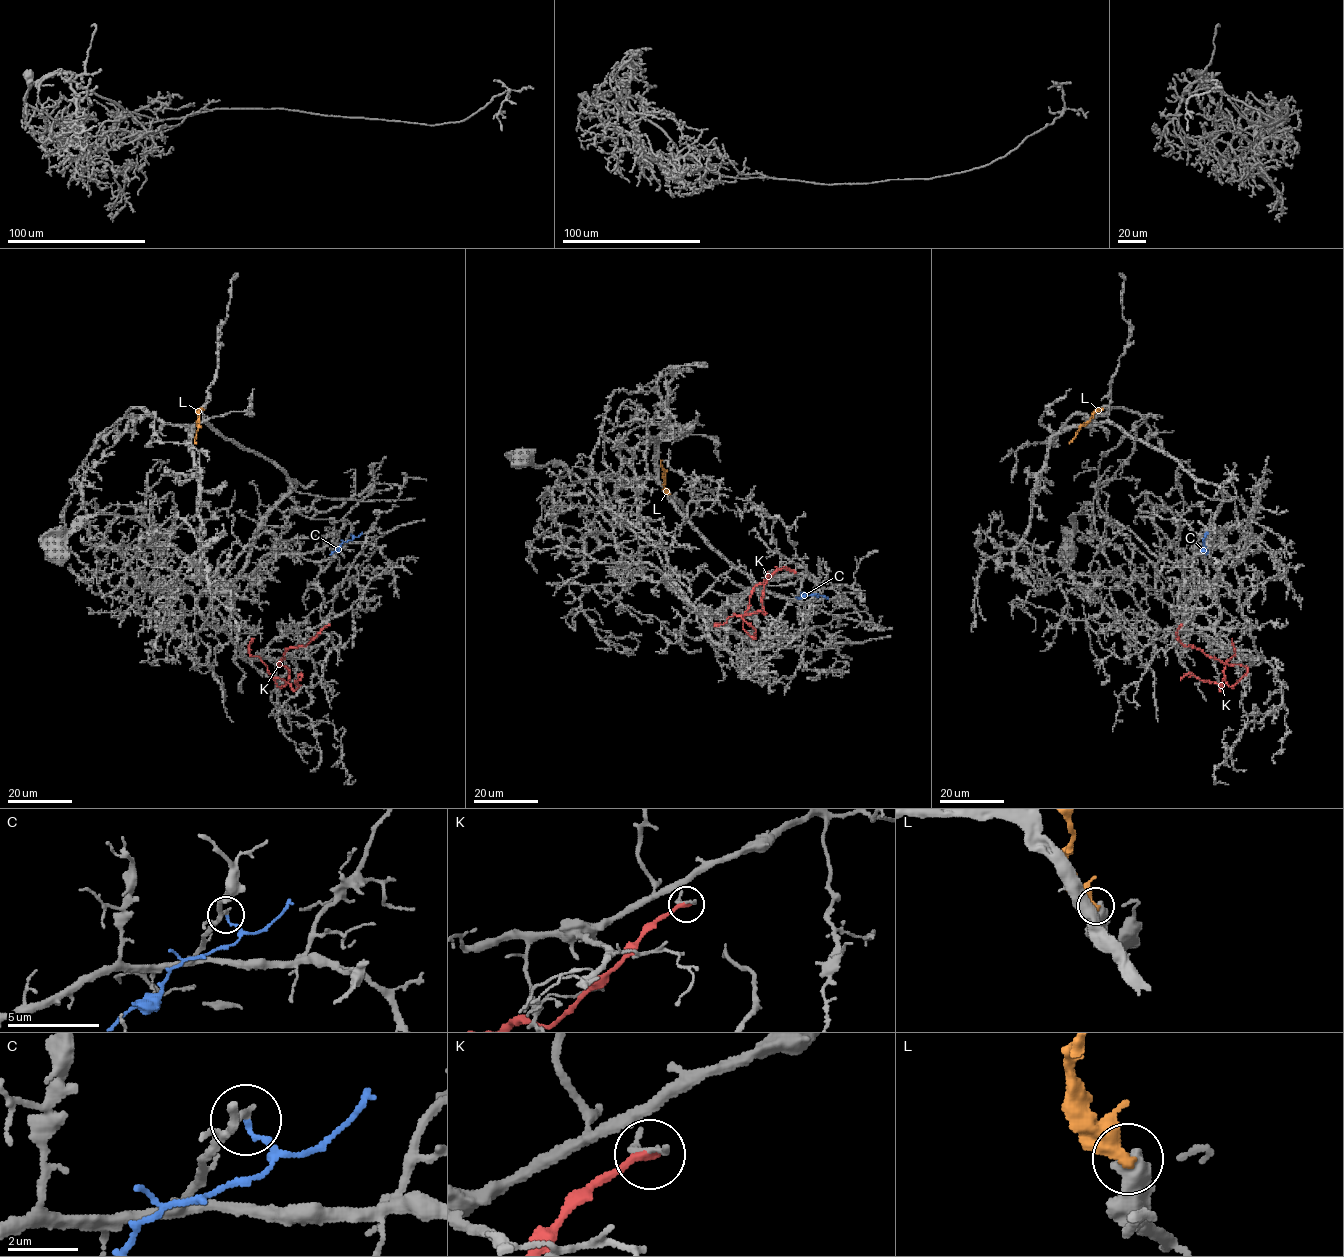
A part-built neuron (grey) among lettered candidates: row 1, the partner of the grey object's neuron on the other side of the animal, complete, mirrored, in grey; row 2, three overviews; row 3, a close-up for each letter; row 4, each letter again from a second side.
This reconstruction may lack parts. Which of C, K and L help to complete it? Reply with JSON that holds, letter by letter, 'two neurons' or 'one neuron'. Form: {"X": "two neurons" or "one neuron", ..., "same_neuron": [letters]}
{"C": "two neurons", "K": "two neurons", "L": "two neurons", "same_neuron": []}

